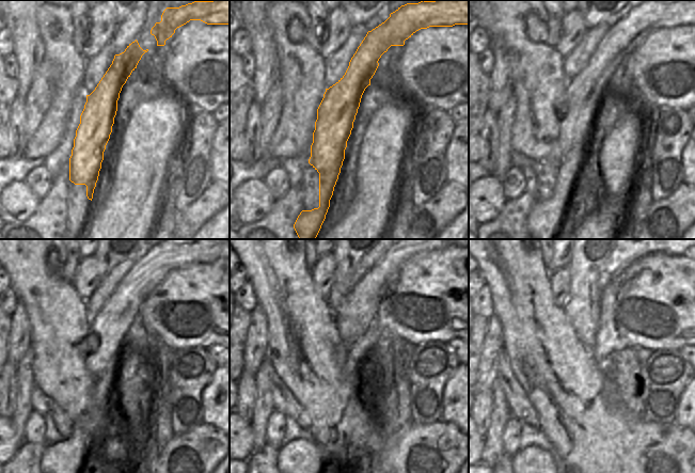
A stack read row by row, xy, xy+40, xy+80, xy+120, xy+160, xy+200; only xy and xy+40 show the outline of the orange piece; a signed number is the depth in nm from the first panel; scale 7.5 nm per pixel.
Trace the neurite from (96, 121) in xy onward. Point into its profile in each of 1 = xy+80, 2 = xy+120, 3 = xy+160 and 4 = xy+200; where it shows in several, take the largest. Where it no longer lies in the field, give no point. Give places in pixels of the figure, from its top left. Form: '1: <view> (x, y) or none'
1: xy+80 (585, 93)
2: xy+120 (112, 322)
3: xy+160 (362, 298)
4: xy+200 (532, 456)

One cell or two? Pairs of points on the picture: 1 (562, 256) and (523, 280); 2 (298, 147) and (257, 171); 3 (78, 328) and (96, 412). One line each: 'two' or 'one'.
1: two
2: two
3: one

